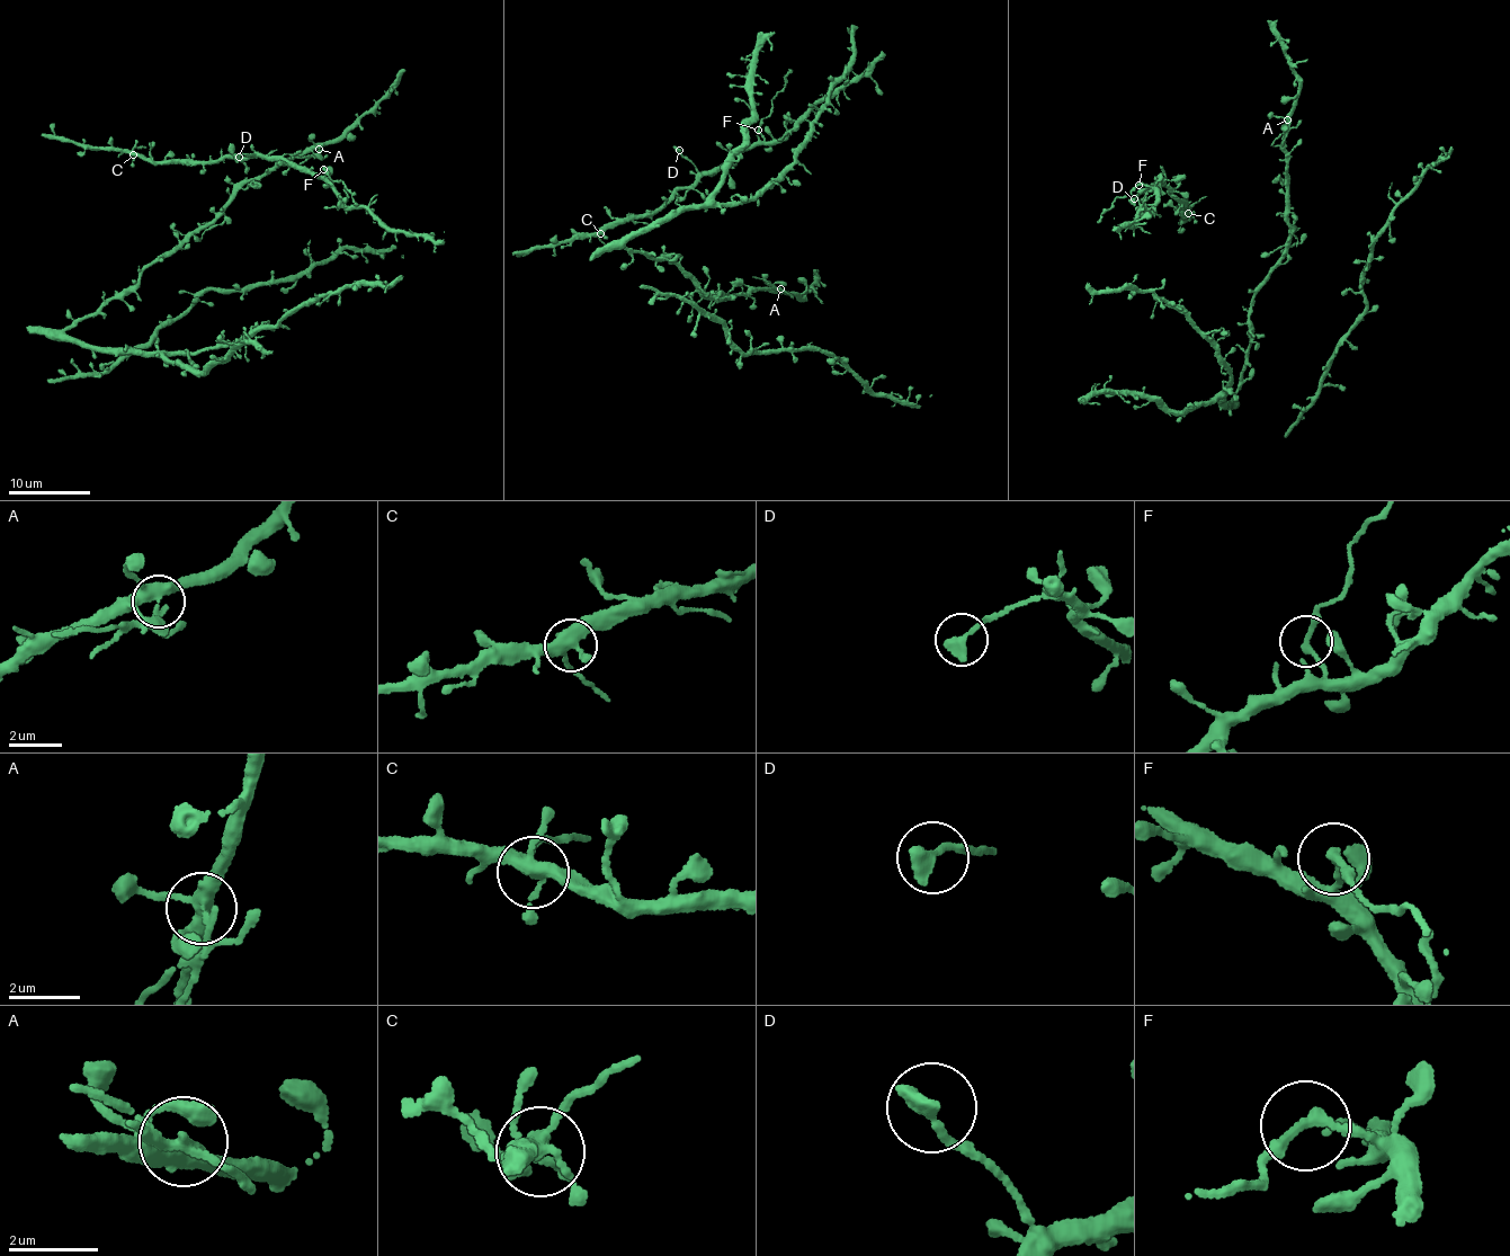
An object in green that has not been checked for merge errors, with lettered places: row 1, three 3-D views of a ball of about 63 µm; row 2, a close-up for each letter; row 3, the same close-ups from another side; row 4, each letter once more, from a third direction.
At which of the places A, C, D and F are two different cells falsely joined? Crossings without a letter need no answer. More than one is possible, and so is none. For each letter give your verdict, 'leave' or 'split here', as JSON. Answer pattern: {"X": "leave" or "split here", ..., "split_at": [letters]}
{"A": "split here", "C": "leave", "D": "leave", "F": "split here", "split_at": ["A", "F"]}

